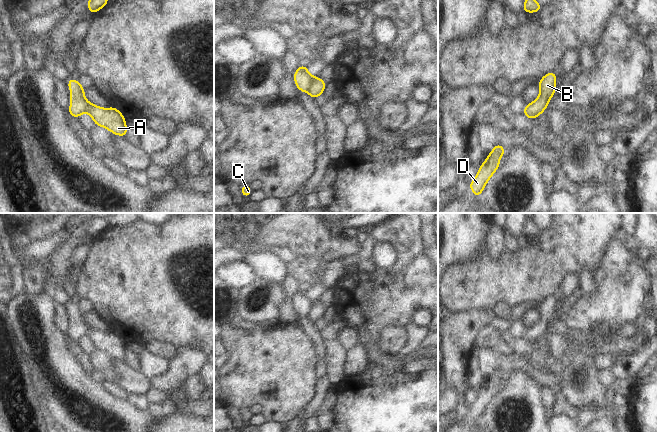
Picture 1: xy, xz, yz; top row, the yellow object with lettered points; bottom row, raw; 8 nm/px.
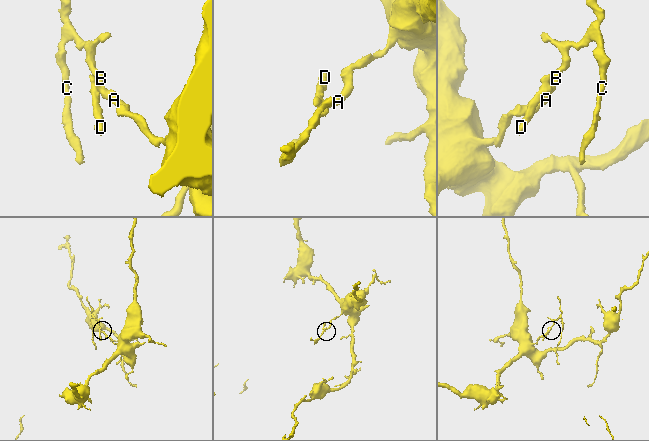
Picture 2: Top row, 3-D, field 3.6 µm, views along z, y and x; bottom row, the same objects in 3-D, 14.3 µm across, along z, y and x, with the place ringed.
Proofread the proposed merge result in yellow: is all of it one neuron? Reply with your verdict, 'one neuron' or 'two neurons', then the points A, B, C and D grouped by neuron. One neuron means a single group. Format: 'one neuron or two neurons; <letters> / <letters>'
two neurons; A B C / D

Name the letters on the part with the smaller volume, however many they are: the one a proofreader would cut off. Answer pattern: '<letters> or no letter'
D

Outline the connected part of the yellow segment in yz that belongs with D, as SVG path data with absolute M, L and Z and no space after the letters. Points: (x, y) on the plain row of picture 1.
M497 367L495 372L489 377L489 381L480 390L477 400L470 407L469 412L474 416L474 422L480 420L487 405L498 393L500 381L506 377L506 374Z

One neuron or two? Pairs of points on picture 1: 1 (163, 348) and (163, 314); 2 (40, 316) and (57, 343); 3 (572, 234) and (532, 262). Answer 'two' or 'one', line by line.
1: two
2: one
3: one

